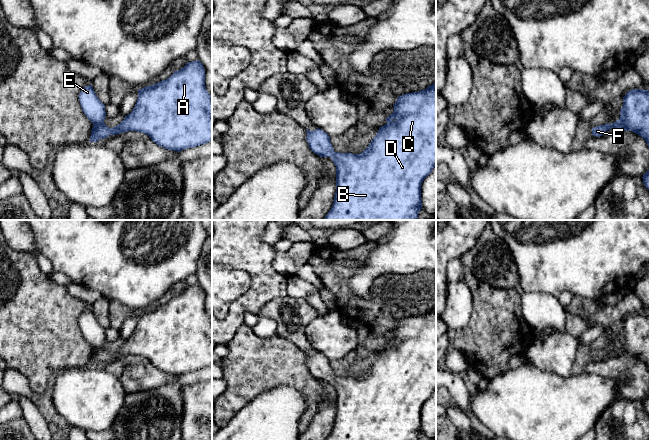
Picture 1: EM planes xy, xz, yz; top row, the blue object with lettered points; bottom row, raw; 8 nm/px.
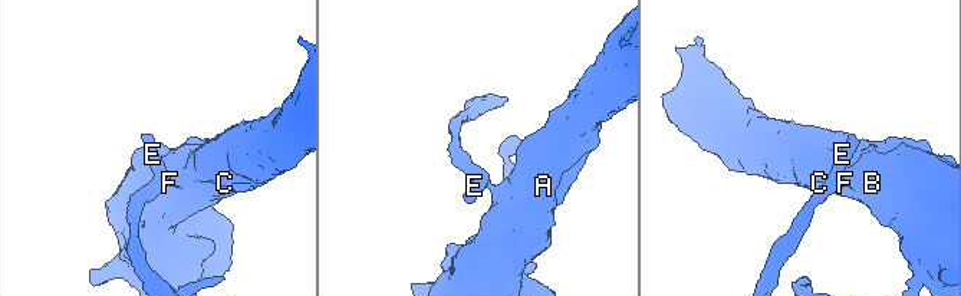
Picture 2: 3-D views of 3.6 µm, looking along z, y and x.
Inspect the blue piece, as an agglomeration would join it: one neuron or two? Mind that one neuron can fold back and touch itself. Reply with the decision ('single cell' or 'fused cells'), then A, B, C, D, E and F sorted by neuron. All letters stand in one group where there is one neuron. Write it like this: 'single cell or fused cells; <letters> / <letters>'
single cell; A B C D E F

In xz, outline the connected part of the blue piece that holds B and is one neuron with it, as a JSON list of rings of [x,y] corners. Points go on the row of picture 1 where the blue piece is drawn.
[[[436,83],[425,90],[406,93],[397,98],[393,105],[394,111],[386,118],[387,123],[381,126],[370,142],[369,146],[360,154],[335,152],[330,141],[330,136],[322,129],[306,130],[309,148],[320,157],[330,157],[336,166],[336,192],[333,206],[323,220],[418,220],[418,213],[422,209],[421,185],[424,179],[436,166]]]

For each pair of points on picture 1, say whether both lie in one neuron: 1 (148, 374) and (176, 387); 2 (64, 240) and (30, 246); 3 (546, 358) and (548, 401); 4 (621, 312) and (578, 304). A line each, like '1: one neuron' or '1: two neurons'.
1: two neurons
2: two neurons
3: two neurons
4: one neuron

